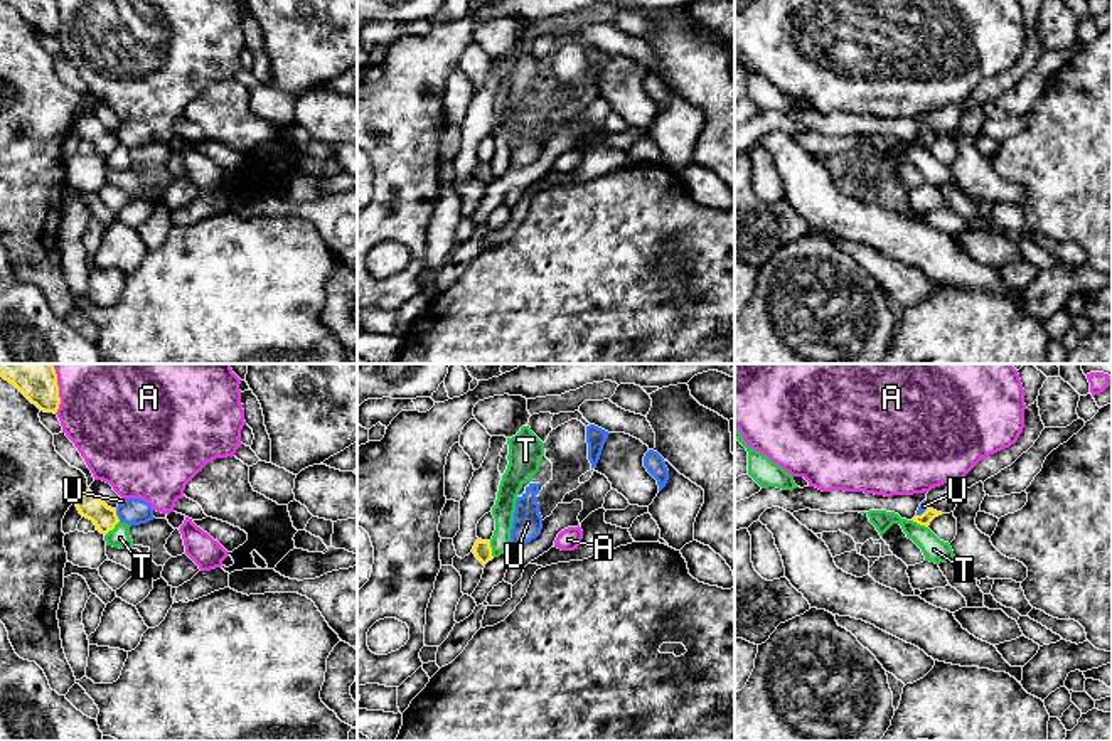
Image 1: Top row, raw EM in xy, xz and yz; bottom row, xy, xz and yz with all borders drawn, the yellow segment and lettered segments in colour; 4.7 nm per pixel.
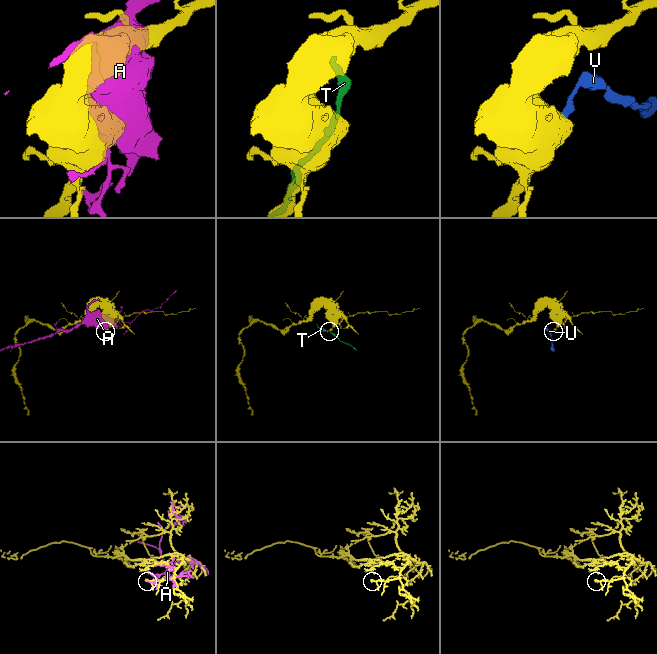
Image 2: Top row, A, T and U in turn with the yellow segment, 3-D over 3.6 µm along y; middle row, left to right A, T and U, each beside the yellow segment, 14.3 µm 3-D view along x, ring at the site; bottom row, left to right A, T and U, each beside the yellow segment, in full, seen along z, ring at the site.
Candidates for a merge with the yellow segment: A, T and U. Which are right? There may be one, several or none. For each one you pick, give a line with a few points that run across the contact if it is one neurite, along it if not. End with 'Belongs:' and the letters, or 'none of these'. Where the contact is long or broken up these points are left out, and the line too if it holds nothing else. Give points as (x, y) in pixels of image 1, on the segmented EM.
Belongs: none of these

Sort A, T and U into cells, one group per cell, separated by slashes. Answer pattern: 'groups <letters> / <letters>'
groups A / T / U

